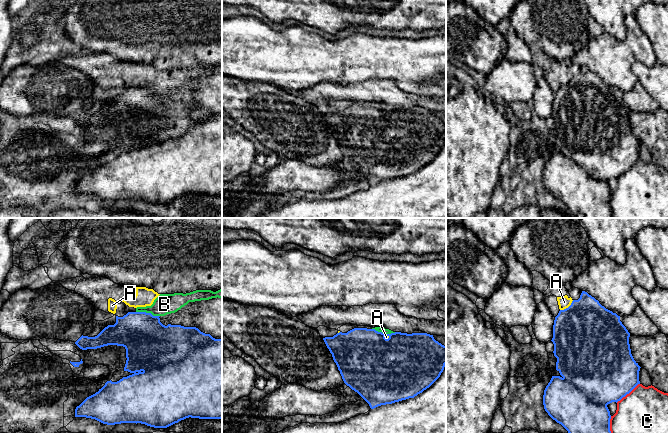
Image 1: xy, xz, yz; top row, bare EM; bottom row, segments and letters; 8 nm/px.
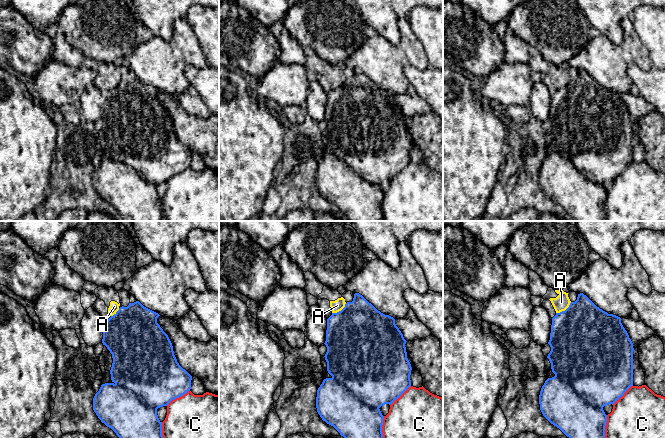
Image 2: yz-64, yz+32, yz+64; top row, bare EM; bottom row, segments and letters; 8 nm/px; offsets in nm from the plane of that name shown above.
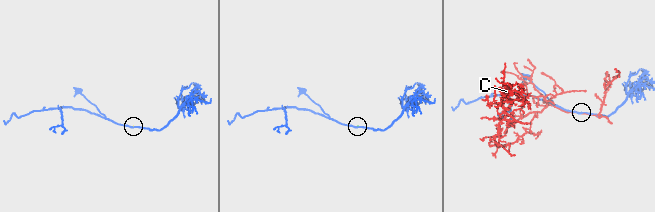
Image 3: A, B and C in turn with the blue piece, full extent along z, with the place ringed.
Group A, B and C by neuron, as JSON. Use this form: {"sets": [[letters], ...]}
{"sets": [["A", "B"], ["C"]]}

